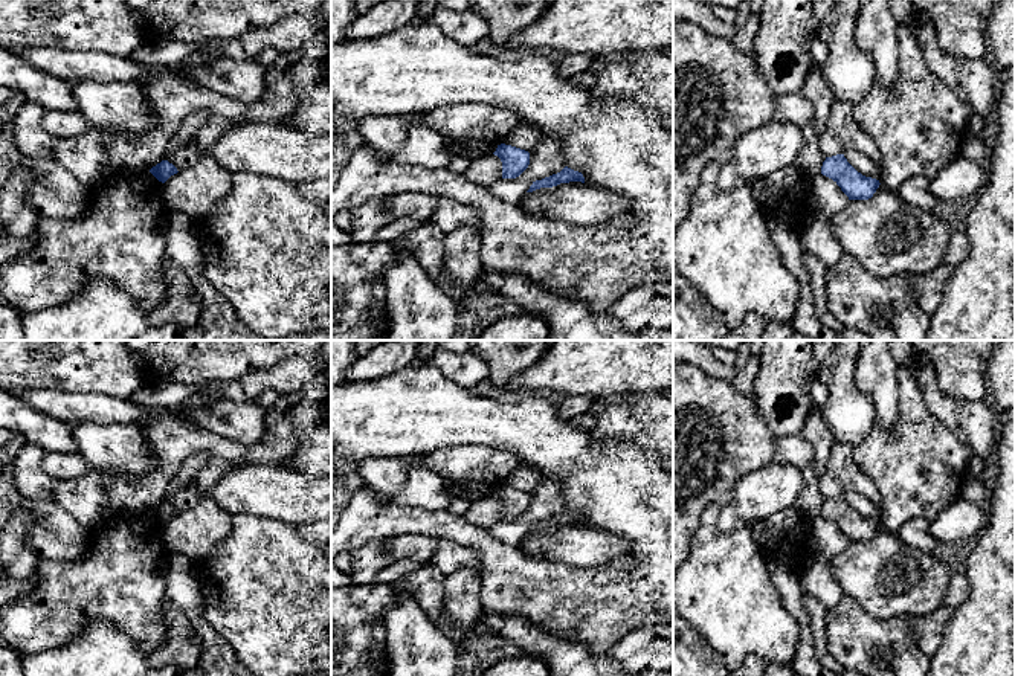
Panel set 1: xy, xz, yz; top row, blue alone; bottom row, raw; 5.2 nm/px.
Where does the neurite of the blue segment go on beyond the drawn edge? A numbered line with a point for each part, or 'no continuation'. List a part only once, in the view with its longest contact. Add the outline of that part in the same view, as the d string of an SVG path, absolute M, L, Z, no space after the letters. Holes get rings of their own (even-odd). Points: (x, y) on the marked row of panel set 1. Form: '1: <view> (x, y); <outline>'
no continuation

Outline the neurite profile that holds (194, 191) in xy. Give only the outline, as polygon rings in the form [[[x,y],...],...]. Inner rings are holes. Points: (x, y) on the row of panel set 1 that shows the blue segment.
[[[201,154],[188,169],[171,175],[162,186],[162,197],[169,212],[186,214],[197,226],[214,204],[232,188],[234,174],[221,168],[211,156]]]

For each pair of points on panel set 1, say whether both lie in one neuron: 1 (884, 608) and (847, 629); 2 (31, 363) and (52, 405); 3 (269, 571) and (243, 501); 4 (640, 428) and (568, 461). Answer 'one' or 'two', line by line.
1: two
2: two
3: two
4: two

